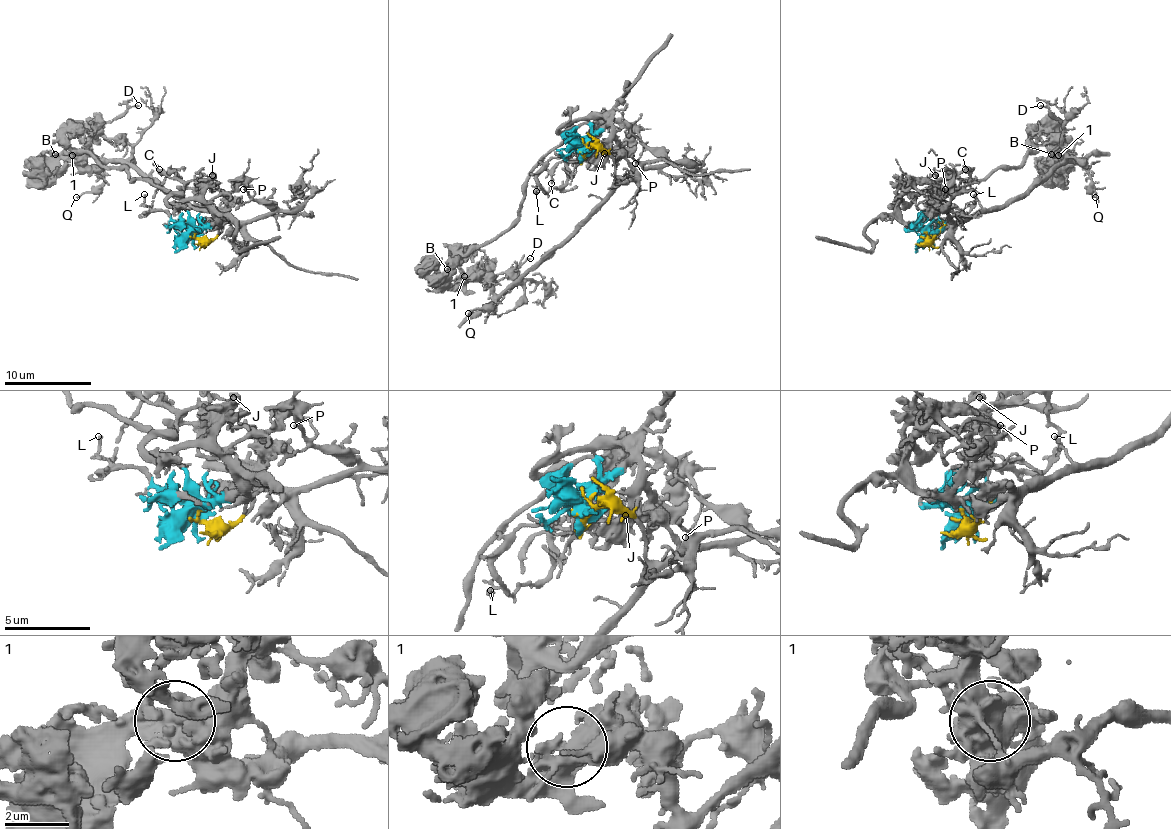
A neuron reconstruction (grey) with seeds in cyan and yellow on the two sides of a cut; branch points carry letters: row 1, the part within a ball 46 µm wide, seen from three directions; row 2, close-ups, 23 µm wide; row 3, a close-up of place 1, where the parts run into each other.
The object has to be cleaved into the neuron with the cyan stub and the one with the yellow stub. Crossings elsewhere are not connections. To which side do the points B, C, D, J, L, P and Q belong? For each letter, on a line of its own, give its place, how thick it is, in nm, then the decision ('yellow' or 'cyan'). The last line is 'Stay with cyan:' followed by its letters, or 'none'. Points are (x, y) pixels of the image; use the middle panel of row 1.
B: place (447, 269); calibre 150 nm; cyan
C: place (551, 183); calibre 160 nm; cyan
D: place (530, 258); calibre 140 nm; yellow
J: place (604, 153); calibre 110 nm; cyan
L: place (536, 191); calibre 170 nm; cyan
P: place (635, 163); calibre 140 nm; yellow
Q: place (468, 313); calibre 160 nm; yellow
Stay with cyan: B, C, J, L

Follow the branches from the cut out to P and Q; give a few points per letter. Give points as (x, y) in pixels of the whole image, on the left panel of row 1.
P: (191, 233), (213, 240), (219, 233), (228, 235), (243, 220), (274, 211), (257, 200), (250, 185), (243, 190)
Q: (191, 233), (211, 240), (222, 229), (222, 220), (191, 209), (119, 161), (104, 168), (104, 181), (75, 196)

